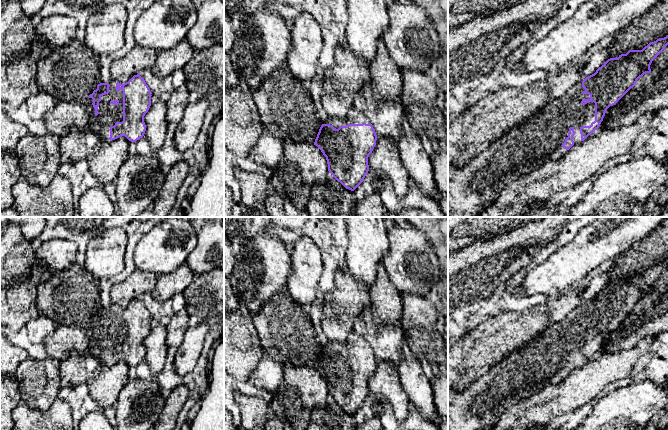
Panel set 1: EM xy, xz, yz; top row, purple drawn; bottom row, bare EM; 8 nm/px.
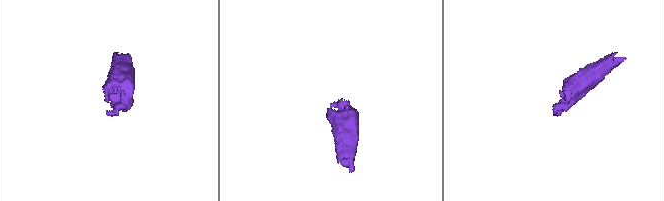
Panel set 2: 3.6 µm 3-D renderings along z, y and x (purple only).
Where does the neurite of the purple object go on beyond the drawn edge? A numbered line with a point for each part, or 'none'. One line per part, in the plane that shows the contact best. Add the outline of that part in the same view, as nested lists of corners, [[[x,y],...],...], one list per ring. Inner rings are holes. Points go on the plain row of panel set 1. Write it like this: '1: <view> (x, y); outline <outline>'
1: yz (524, 373); outline [[[582,305],[577,306],[563,321],[549,326],[458,393],[448,406],[448,430],[491,430],[509,408],[538,394],[547,384],[562,382],[568,374],[561,369],[570,351],[575,355],[574,369],[580,367],[580,352],[595,345],[595,327],[581,328],[582,324],[590,323],[584,315]]]

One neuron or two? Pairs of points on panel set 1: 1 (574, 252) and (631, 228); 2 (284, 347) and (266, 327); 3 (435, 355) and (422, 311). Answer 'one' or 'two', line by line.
1: one
2: one
3: one

